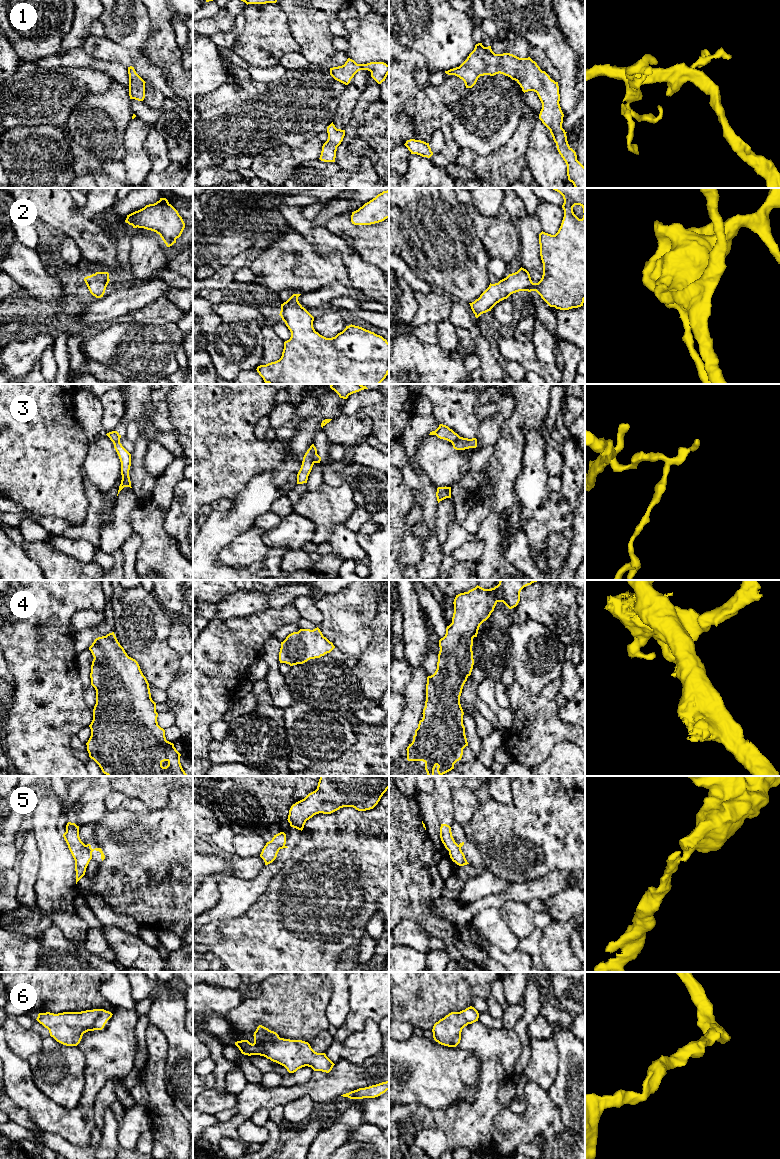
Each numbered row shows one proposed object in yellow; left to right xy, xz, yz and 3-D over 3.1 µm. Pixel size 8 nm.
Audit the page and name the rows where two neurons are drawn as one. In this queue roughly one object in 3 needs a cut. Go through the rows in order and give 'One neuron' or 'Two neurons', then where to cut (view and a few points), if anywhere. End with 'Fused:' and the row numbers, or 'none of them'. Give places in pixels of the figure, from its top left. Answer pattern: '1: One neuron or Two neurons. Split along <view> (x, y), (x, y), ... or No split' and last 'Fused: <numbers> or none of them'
1: One neuron. No split
2: One neuron. No split
3: Two neurons. Split along yz (459, 436), (452, 443)
4: One neuron. No split
5: Two neurons. Split along xy (85, 845), (91, 855)
6: One neuron. No split
Fused: 3, 5

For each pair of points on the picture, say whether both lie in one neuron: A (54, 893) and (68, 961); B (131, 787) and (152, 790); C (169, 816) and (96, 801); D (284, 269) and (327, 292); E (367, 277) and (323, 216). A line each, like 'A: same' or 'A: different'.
A: different
B: same
C: different
D: different
E: different

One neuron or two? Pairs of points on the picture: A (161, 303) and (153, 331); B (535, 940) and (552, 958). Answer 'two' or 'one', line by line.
A: two
B: two

